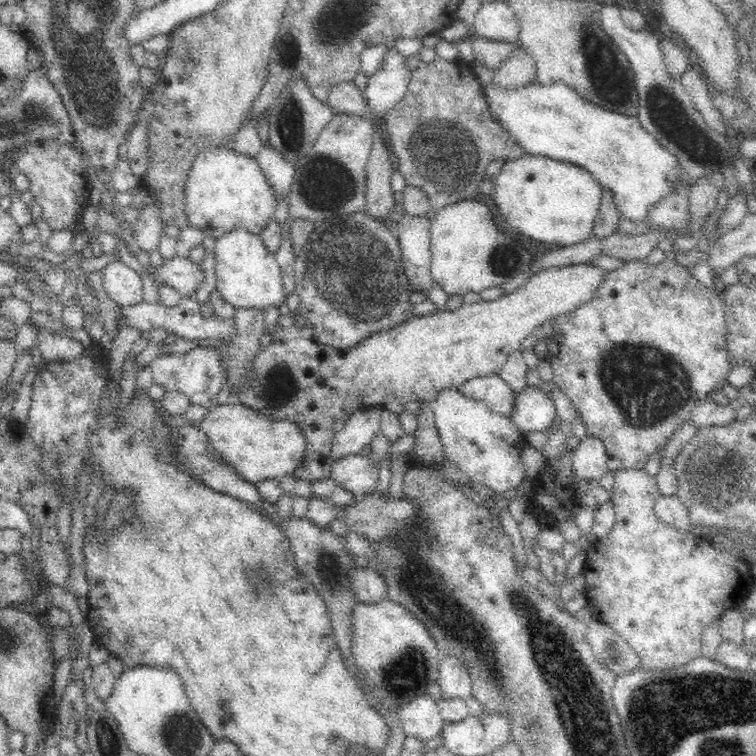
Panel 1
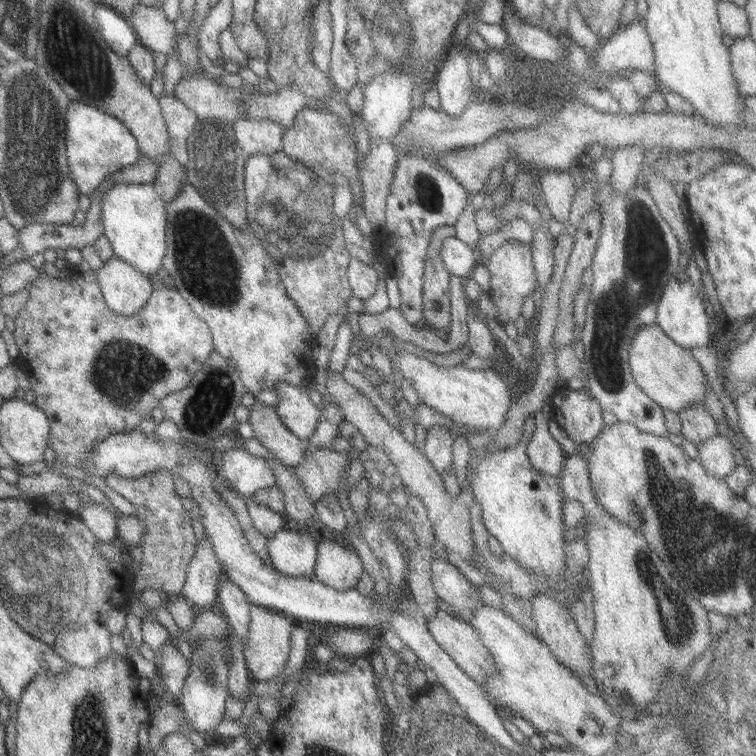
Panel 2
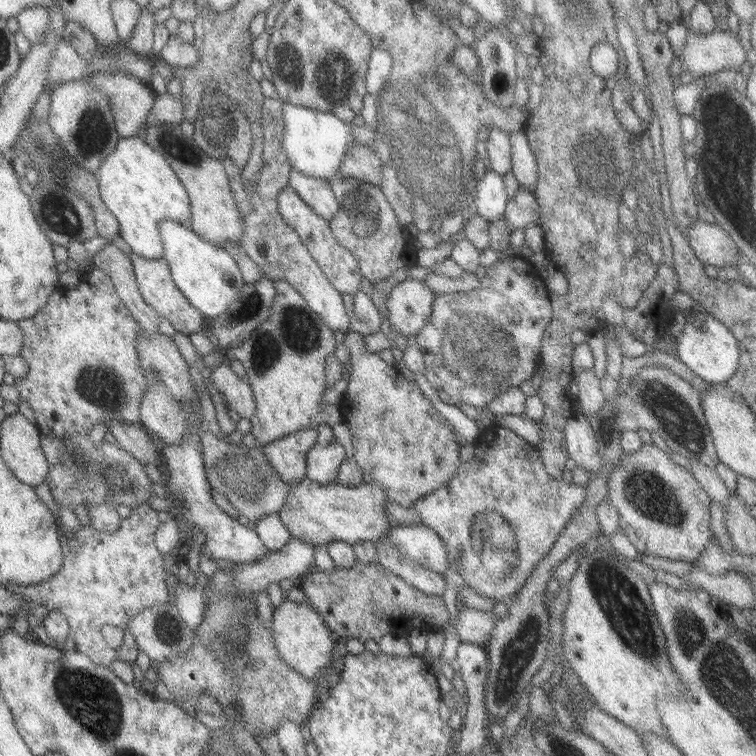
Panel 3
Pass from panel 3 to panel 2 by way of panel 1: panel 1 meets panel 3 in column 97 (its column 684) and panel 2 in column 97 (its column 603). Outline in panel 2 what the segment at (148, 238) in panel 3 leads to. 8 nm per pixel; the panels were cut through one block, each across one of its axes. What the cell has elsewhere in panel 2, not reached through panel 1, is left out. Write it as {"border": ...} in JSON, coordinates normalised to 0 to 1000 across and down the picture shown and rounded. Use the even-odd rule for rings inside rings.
{"border":[[[91,135],[89,140],[83,190],[89,198],[86,212],[91,222],[91,235],[97,238],[102,251],[115,262],[131,249],[142,230],[152,230],[160,222],[176,220],[184,209],[181,188],[176,185],[176,177],[163,167],[160,159],[107,135]]]}

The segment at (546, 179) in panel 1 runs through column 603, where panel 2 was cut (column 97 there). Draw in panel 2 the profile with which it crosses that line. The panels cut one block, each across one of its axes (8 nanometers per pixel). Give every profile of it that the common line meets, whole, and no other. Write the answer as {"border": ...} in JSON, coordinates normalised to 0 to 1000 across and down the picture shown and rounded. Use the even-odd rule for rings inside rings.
{"border":[[[149,243],[147,249],[131,251],[131,270],[134,270],[134,299],[136,299],[136,312],[142,315],[142,320],[147,323],[149,331],[149,341],[157,341],[163,347],[168,347],[171,352],[176,352],[181,360],[197,365],[202,360],[208,360],[216,349],[216,339],[218,339],[218,265],[213,265],[213,259],[208,259],[208,254],[202,251],[200,243]]]}

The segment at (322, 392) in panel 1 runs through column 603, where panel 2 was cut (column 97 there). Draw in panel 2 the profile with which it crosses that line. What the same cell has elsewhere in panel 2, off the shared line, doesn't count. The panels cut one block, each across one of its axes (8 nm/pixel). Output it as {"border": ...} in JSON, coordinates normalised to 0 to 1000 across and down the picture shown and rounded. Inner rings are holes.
{"border":[[[144,341],[126,357],[126,370],[142,407],[160,418],[179,418],[202,386],[194,365],[157,341]]]}

